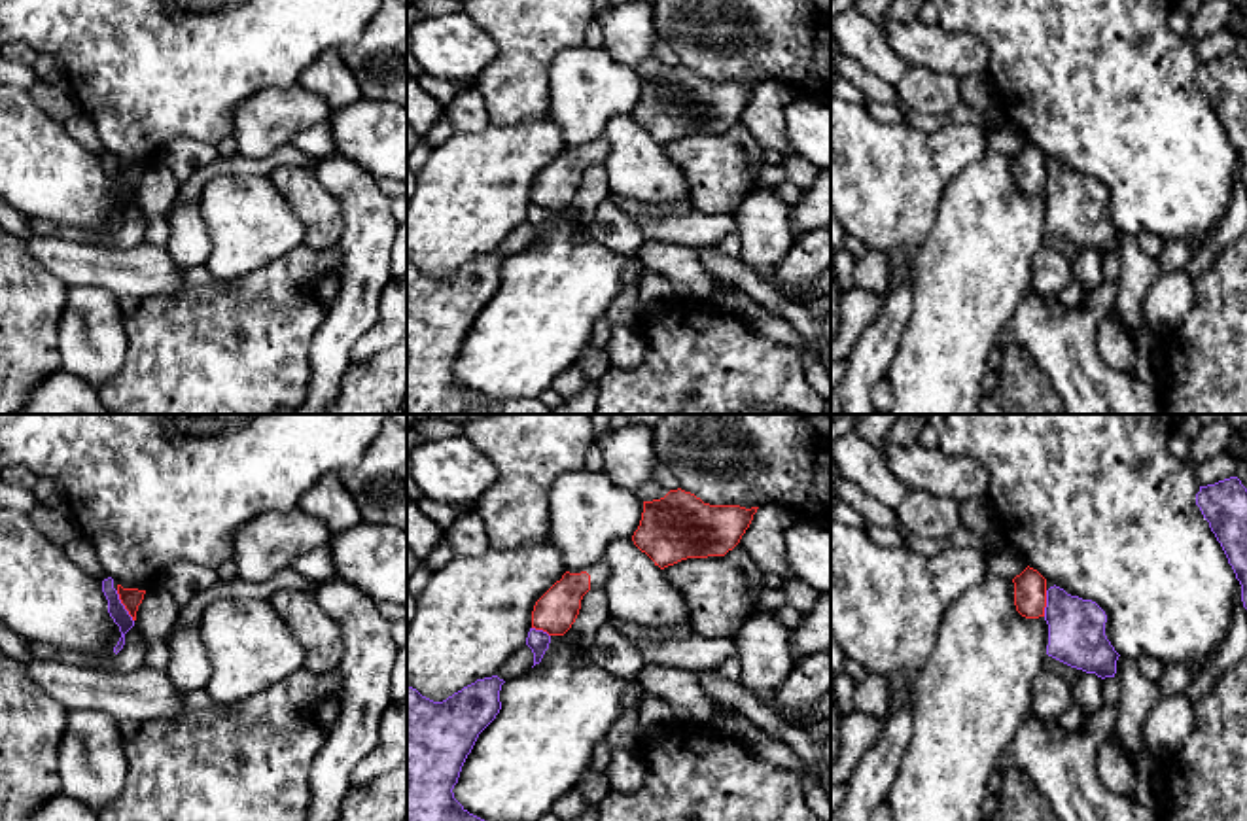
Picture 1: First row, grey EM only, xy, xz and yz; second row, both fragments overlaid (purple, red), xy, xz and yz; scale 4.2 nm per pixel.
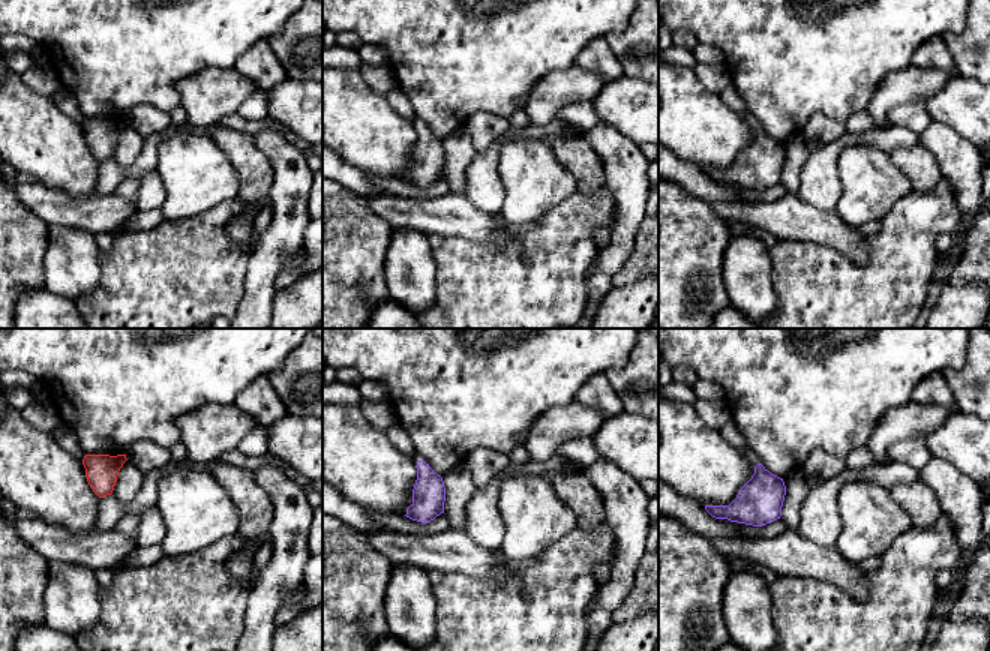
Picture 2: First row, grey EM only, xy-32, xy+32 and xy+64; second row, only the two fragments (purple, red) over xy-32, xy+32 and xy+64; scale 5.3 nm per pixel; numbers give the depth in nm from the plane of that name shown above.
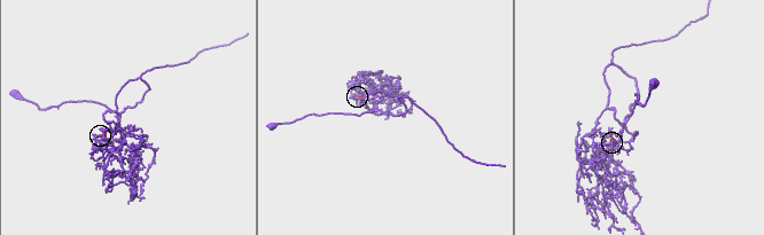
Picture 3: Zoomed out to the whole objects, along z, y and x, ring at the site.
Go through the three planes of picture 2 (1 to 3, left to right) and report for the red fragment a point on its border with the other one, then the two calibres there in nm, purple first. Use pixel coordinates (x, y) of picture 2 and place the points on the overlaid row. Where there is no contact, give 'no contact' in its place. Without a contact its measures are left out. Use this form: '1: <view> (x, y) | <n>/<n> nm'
1: no contact
2: no contact
3: no contact

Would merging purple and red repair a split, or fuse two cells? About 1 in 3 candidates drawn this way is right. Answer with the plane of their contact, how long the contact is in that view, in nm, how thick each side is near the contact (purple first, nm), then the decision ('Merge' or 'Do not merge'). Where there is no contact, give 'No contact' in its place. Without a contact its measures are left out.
Touches purple in xy. Shared border 150 nm. Thickness 70 nm (purple) against 90 nm. Do not merge

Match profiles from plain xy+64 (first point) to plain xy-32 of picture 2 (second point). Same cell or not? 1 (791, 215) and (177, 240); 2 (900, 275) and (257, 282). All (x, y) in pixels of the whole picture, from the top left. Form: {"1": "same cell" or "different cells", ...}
{"1": "different cells", "2": "different cells"}

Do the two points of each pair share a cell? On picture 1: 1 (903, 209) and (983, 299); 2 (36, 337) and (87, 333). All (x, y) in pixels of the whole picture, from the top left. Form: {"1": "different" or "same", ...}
{"1": "different", "2": "different"}

